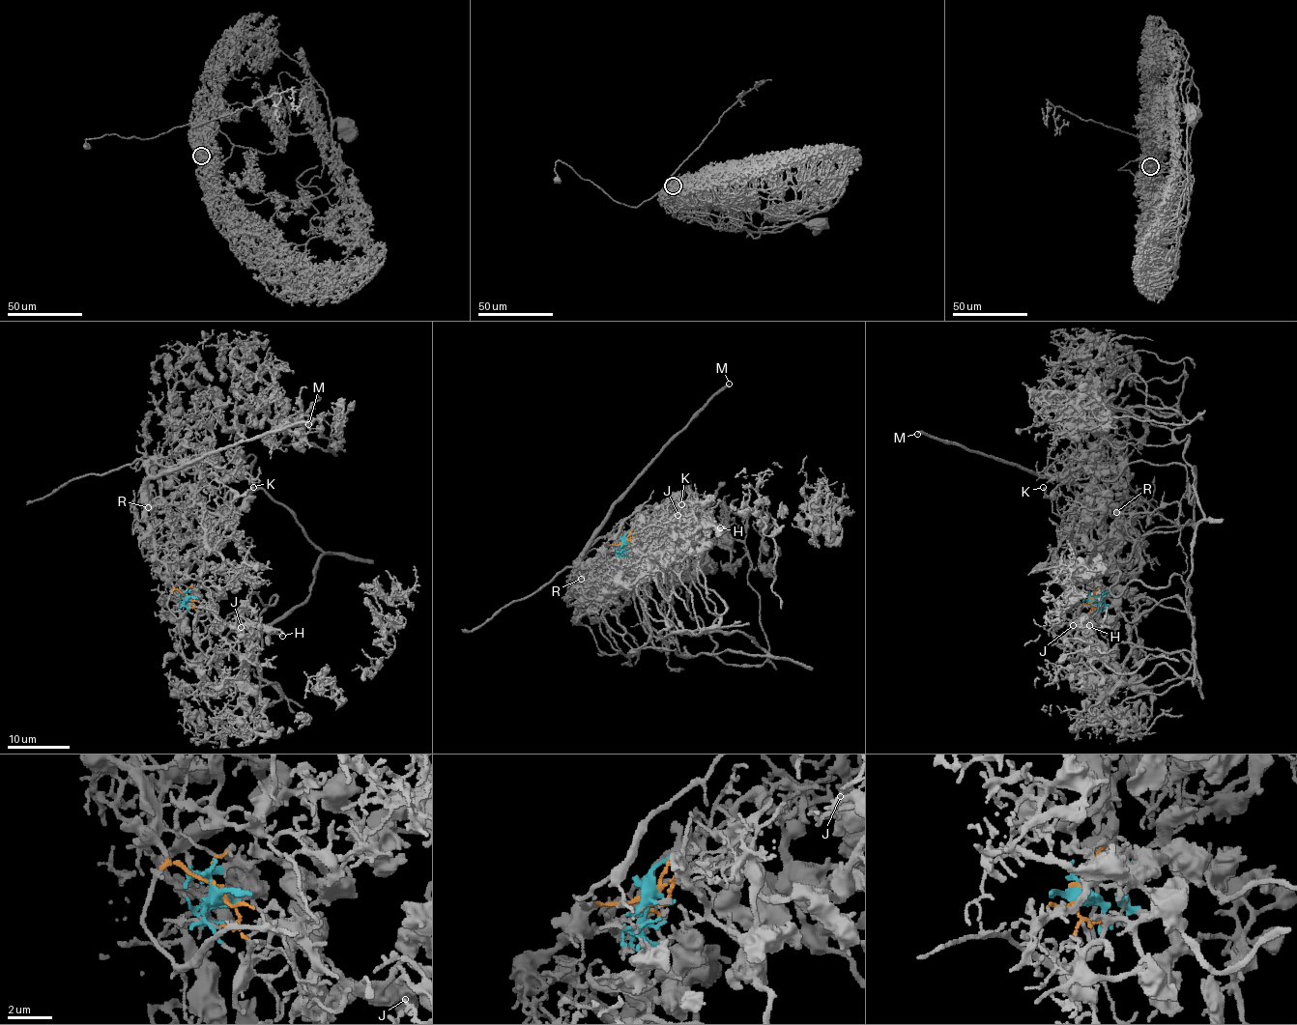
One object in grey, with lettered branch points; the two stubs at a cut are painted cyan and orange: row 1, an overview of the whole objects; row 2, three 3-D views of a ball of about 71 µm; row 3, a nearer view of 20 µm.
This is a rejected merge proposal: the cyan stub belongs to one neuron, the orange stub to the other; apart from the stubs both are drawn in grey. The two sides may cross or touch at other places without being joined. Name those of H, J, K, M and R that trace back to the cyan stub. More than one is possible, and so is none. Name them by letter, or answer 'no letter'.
H, J, K

